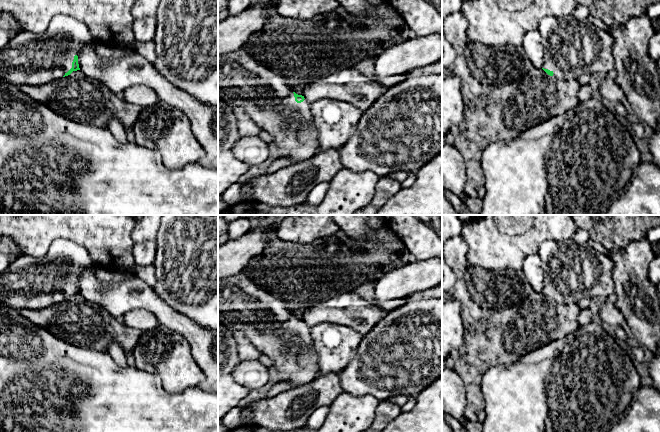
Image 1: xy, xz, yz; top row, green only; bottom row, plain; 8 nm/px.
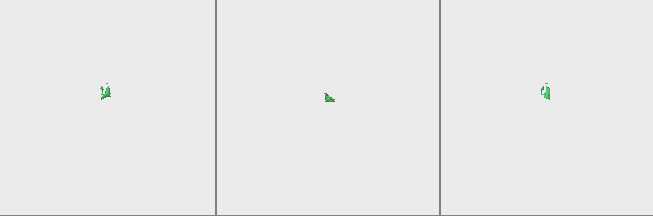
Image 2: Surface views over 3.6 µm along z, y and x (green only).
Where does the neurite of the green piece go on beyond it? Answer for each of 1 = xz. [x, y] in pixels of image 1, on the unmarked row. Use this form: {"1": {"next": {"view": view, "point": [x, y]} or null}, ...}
{"1": {"next": {"view": "xz", "point": [244, 306]}}}

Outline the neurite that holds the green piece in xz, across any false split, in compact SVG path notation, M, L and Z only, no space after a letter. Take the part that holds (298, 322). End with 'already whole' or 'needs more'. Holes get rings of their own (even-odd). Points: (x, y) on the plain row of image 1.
M244 272L218 281L218 322L232 331L242 331L250 343L273 360L272 375L278 382L288 382L296 387L311 382L320 374L317 356L311 339L311 328L302 319L289 313L280 300L255 284Z | needs more

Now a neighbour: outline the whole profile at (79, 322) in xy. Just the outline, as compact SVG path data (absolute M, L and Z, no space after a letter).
M80 294L44 309L23 309L21 313L59 339L97 351L107 352L109 345L117 342L124 352L133 354L142 335L142 331L120 323L106 308Z

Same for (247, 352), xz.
M233 331L233 336L237 342L239 358L241 361L256 360L262 355L262 353L250 343L244 332Z

